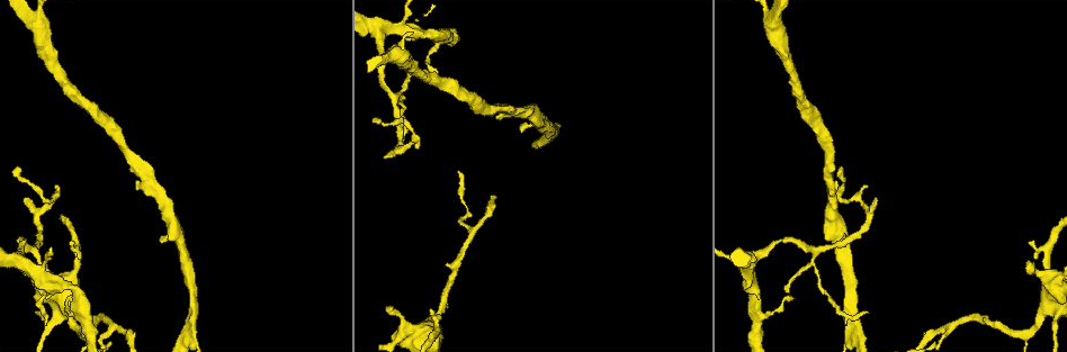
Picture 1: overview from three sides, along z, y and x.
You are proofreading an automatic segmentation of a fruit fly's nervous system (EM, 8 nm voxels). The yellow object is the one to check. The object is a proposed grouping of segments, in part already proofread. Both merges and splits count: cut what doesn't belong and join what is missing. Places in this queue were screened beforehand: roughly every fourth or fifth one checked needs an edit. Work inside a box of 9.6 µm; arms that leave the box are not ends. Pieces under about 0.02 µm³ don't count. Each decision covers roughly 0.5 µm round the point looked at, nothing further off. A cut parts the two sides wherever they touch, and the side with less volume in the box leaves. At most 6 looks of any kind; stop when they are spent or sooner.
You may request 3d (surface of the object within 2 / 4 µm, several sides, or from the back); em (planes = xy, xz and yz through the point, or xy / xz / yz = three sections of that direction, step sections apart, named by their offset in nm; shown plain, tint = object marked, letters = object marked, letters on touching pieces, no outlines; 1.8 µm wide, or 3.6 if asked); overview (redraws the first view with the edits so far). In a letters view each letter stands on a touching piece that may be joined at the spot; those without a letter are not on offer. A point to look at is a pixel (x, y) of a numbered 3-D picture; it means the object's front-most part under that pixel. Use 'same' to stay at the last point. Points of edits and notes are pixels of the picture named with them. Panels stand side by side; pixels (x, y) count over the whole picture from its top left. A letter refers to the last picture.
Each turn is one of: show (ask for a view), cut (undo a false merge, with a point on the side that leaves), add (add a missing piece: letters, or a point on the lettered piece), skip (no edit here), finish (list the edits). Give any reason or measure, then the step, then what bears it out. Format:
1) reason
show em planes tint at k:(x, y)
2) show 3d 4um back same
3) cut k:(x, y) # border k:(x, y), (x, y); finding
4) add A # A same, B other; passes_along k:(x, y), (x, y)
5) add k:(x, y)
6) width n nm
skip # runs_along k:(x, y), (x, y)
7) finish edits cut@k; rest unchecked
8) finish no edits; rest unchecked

free end
show 3d 2um at 1:(431, 309)

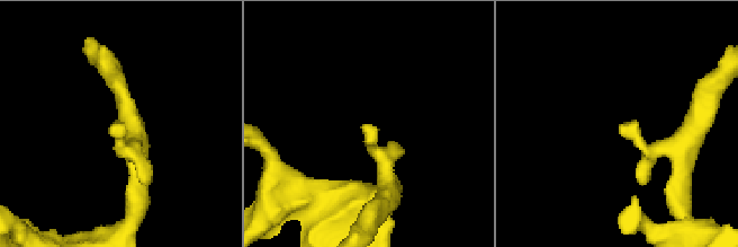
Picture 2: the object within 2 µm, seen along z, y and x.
need the tissue
show em planes letters at 2:(622, 125)

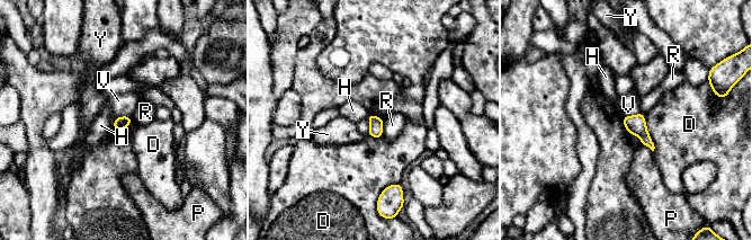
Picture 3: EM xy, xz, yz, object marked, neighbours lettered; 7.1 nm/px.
skip # D other, H other, P other, R other, V other, Y other; no lettered piece goes on from it

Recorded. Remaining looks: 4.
tapers out
show 3d 2um back at 1:(877, 200)

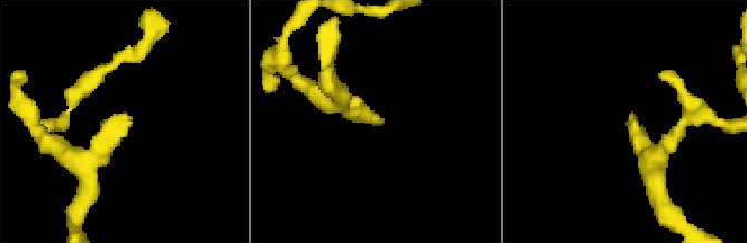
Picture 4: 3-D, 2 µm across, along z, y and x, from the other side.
show em planes letters at 4:(381, 121)

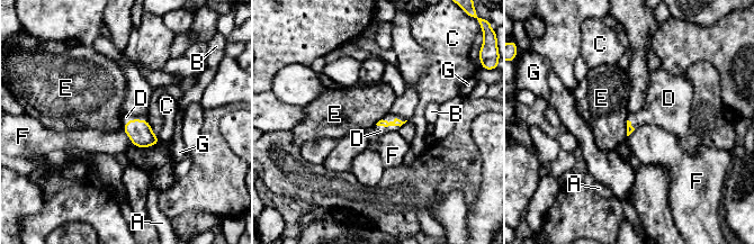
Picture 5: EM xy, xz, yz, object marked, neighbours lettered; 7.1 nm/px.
add D # A other, B other, C other, D same, E other, F other, G other; passes_along 5:(140, 133), (133, 119), (126, 117); it goes on there

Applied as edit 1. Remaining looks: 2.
redraw
show overview

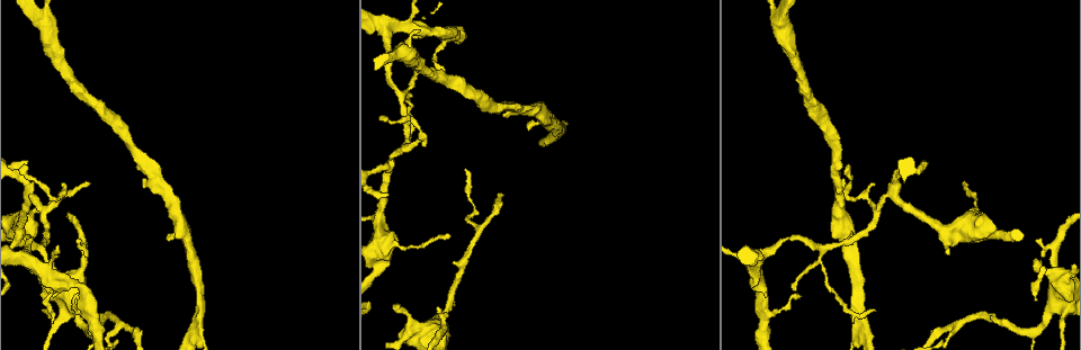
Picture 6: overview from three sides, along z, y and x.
an open end
show em planes letters at 6:(168, 238)

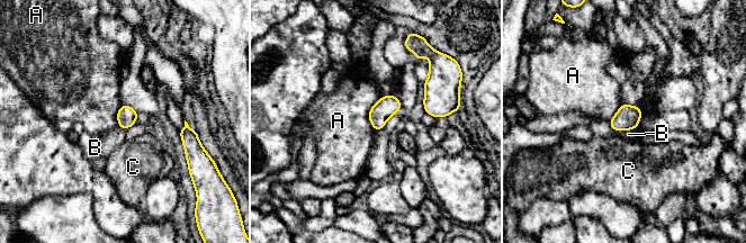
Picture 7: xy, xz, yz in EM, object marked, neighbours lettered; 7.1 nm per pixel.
skip # A other, B other, C other; border 7:(380, 98), (368, 115), (374, 129); none of them fits

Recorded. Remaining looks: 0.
finish edits add@5; rest unchecked

